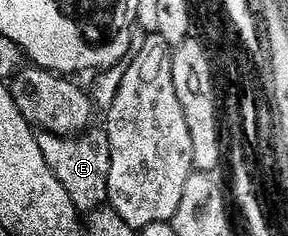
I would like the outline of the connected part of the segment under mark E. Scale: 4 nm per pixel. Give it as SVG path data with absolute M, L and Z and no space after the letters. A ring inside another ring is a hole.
M92 126L79 138L69 138L48 131L41 131L36 141L50 166L50 170L62 182L70 202L74 202L77 212L87 214L95 208L108 204L108 179L110 178L110 142L103 127ZM81 139L81 140L78 140Z

